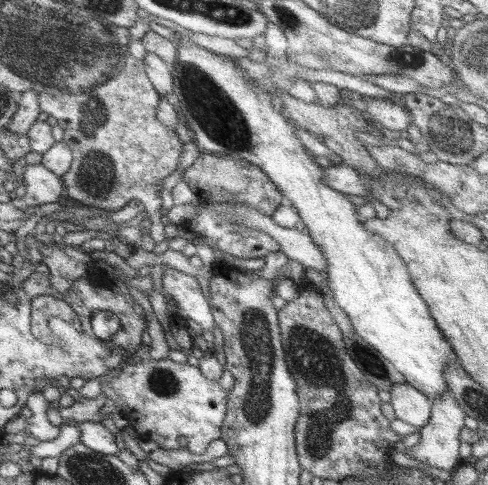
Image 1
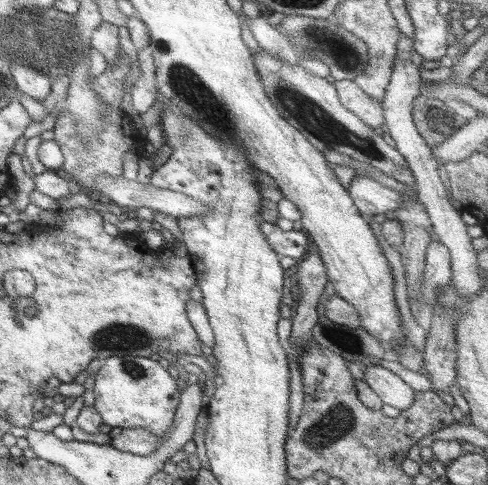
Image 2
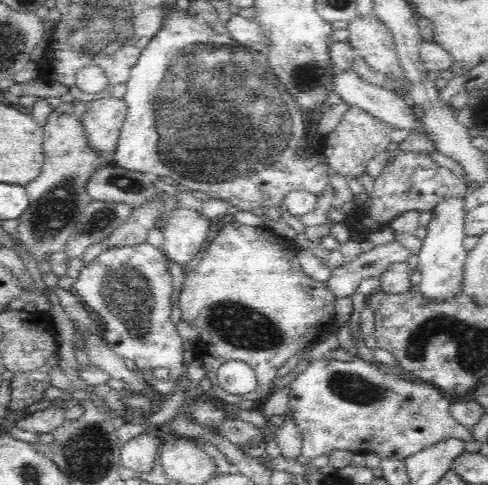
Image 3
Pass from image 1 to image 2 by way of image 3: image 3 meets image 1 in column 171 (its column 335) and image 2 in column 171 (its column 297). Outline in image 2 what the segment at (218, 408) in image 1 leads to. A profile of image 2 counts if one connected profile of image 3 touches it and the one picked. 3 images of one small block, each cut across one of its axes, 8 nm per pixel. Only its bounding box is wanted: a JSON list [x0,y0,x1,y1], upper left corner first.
[93,356,181,440]

